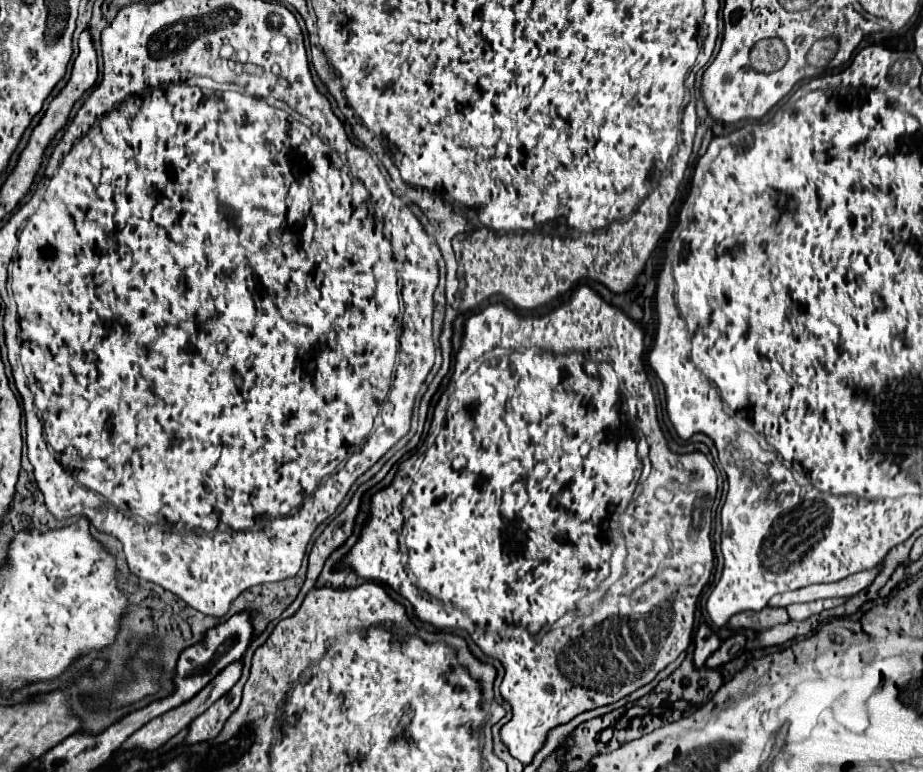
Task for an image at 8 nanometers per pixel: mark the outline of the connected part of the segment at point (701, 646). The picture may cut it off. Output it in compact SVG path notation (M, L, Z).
M707 623L699 625L693 643L695 643L695 657L693 657L693 661L695 661L697 669L701 669L705 665L705 661L707 661L707 657L715 649L719 649L719 645L721 645L717 631L711 625L707 625Z

